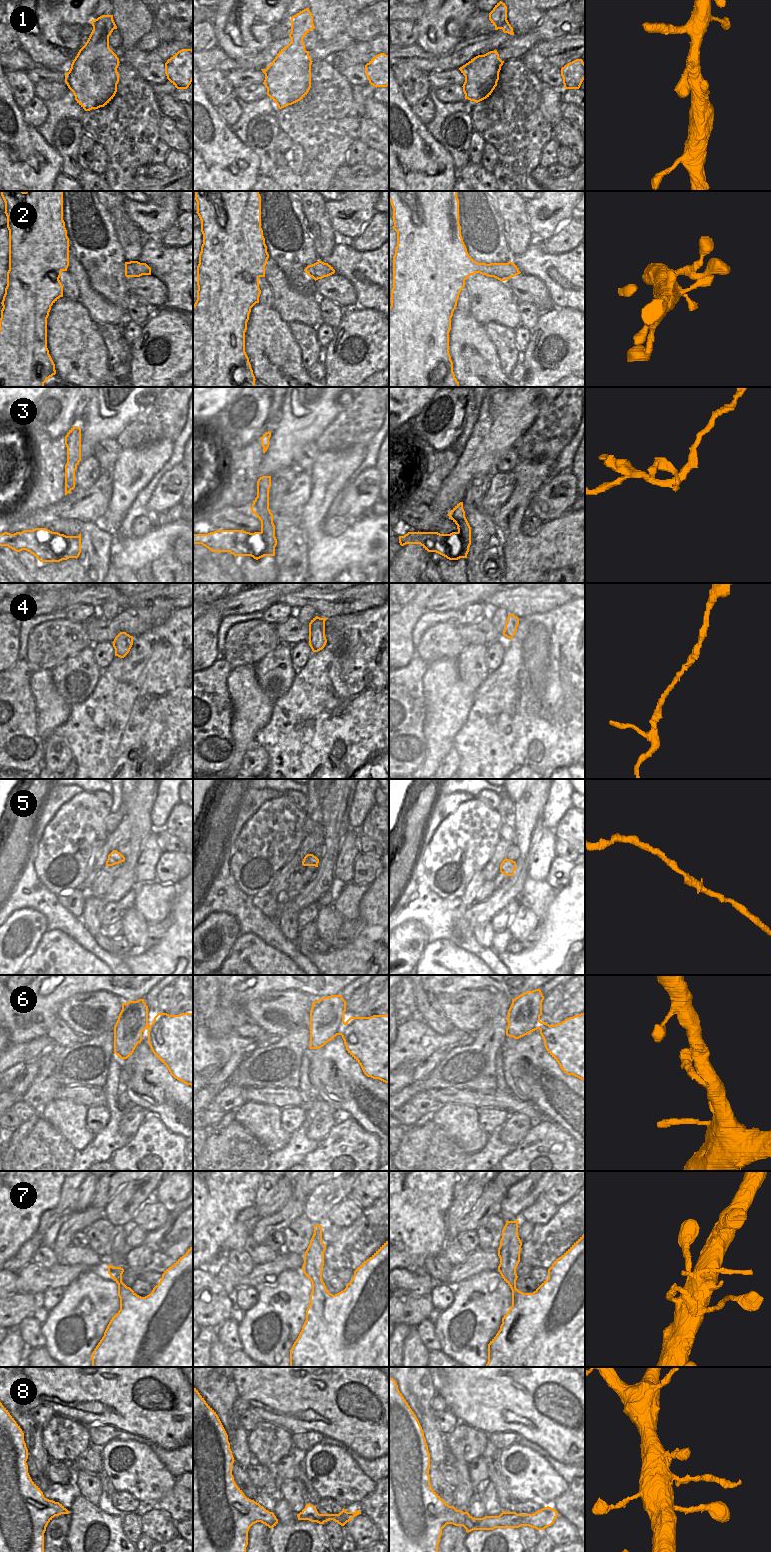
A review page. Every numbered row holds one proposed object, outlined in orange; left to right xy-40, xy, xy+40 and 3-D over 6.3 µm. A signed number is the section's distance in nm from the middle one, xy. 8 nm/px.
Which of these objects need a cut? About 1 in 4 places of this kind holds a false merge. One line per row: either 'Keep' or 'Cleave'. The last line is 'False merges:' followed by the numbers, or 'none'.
1: Keep
2: Keep
3: Cleave
4: Keep
5: Keep
6: Keep
7: Keep
8: Cleave
False merges: 3, 8.

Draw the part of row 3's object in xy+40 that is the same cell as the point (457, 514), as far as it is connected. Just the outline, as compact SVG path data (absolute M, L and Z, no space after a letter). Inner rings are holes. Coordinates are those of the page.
M463 502L457 504L447 515L457 525L457 529L461 533L468 553L471 545L471 527L465 517Z

